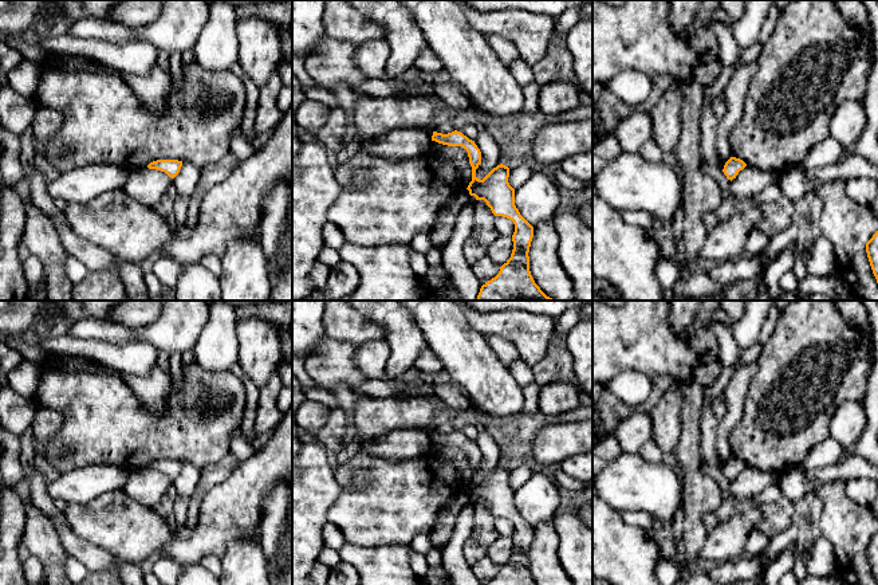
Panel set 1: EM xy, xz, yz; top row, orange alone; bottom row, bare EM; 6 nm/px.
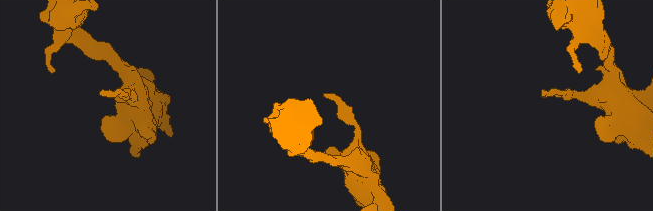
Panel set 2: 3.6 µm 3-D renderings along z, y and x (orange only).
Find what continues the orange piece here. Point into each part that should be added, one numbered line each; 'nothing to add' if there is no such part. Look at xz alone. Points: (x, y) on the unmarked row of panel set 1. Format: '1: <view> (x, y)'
nothing to add

